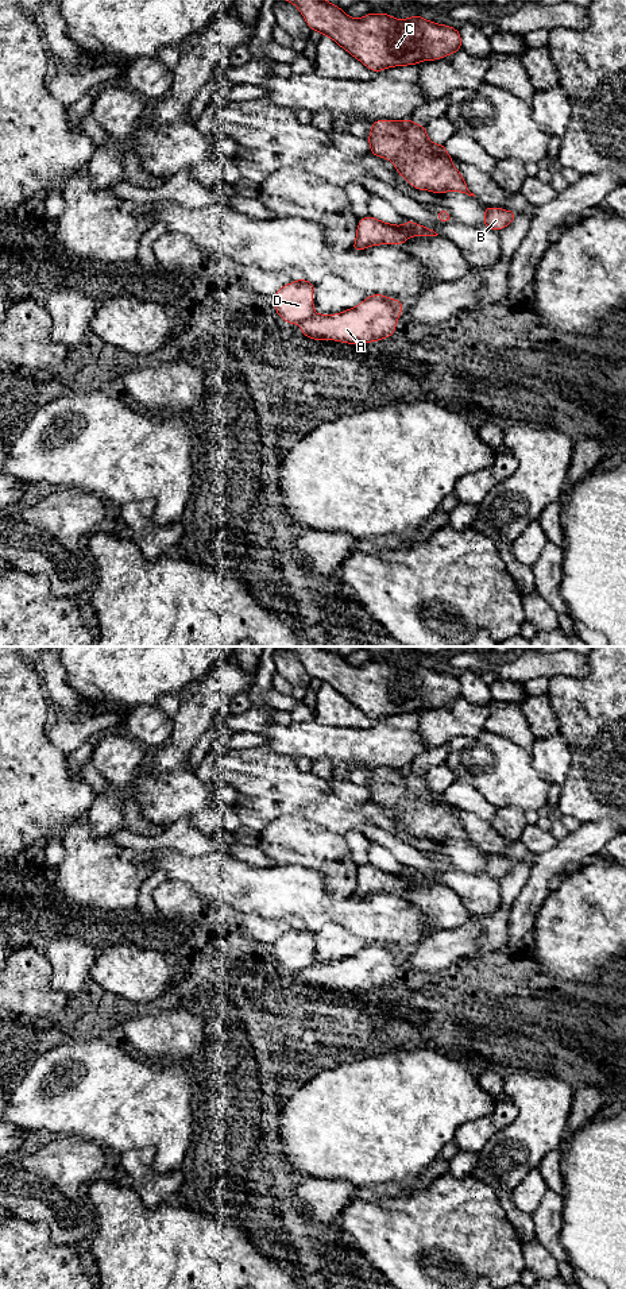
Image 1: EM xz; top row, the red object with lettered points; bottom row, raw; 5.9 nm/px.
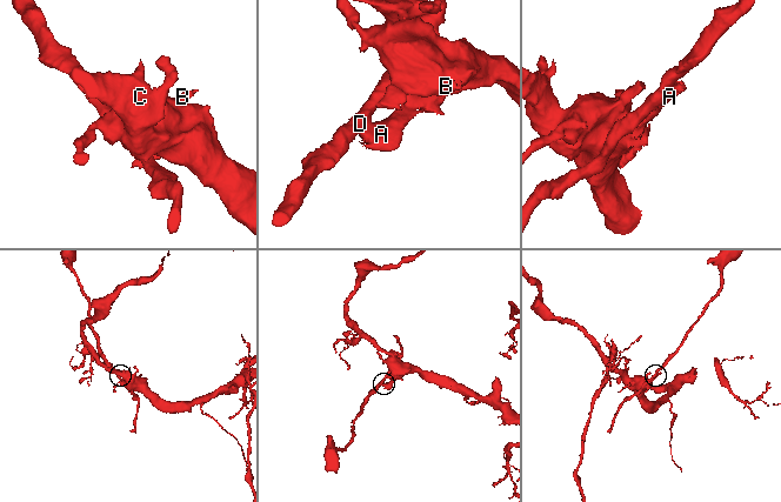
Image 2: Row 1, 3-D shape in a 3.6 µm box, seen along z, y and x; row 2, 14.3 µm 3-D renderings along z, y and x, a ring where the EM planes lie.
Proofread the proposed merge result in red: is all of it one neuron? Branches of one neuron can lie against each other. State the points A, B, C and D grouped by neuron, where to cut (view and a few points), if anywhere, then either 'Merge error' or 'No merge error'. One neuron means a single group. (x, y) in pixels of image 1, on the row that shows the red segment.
Groups: A B C / D. Split along xz (315, 313), (301, 324). Merge error

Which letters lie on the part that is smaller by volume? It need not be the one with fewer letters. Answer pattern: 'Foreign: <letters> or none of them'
Foreign: D

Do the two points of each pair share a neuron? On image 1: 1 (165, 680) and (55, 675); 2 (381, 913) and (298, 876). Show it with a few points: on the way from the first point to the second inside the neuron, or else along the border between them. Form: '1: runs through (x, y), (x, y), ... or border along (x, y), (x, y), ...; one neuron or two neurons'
1: border along (60, 660), (68, 683), (84, 699); two neurons
2: runs through (360, 913), (332, 911), (317, 896); one neuron

